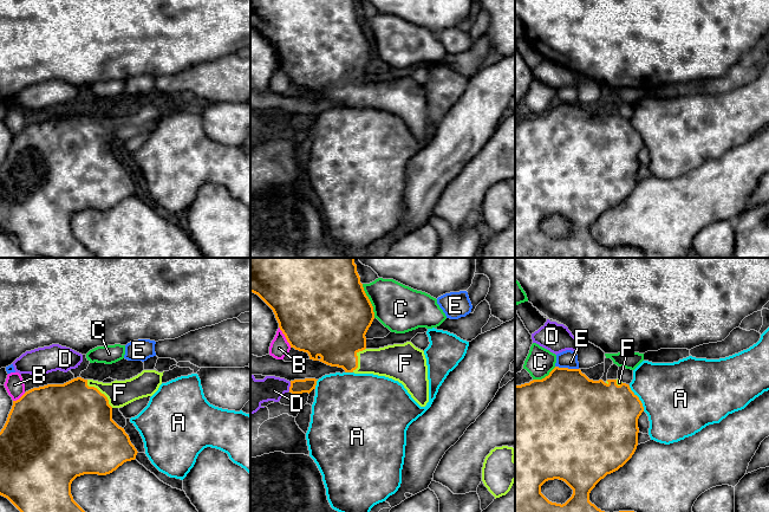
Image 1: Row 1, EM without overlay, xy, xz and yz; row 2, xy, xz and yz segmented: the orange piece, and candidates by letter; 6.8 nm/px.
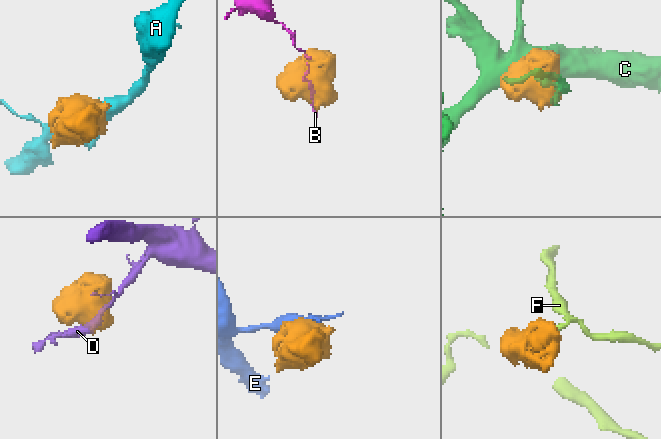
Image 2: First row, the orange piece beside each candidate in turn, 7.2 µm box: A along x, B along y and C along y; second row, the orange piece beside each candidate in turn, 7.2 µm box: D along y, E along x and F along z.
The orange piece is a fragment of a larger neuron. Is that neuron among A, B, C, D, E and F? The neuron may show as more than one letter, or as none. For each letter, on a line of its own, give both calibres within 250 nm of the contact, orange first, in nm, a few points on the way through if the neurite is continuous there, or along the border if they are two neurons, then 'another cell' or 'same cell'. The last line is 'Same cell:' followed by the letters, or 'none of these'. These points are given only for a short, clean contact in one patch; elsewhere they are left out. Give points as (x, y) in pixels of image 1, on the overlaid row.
A: 440/460 nm | another cell
B: 500/130 nm | another cell
C: 500/320 nm | another cell
D: 100/180 nm | along xz (291, 382), (288, 390) | another cell
E: 480/120 nm | along yz (555, 365), (578, 369) | another cell
F: 480/180 nm | across xy (75, 419), (98, 390), (119, 393) | same cell
Same cell: F

